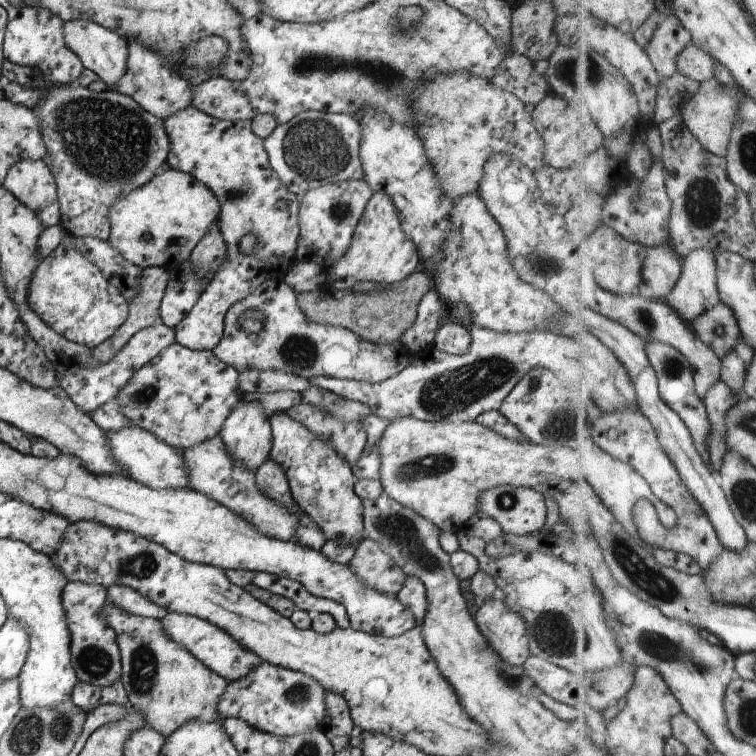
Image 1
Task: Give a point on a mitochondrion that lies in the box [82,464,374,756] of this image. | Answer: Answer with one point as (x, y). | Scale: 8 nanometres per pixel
(144, 670)

